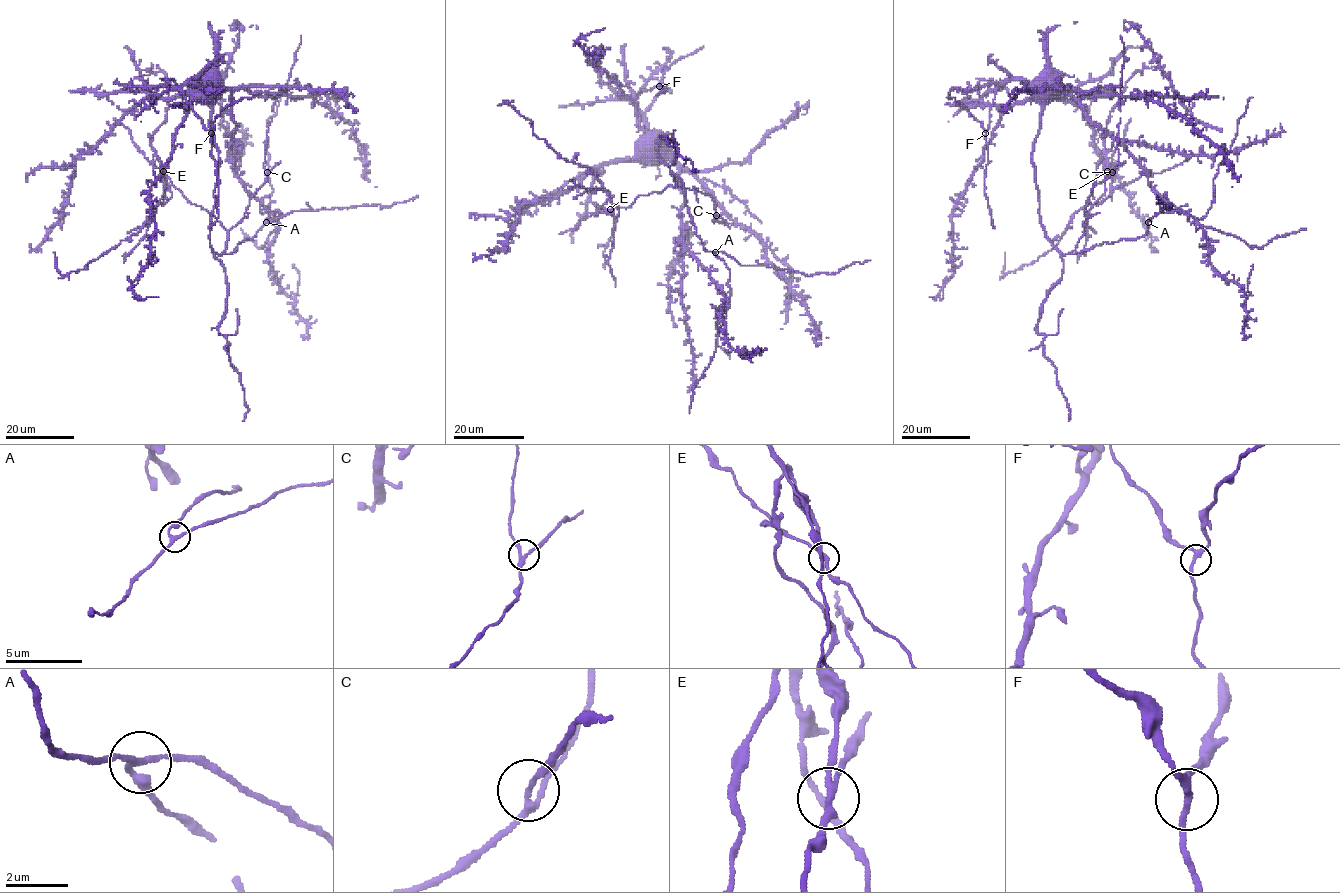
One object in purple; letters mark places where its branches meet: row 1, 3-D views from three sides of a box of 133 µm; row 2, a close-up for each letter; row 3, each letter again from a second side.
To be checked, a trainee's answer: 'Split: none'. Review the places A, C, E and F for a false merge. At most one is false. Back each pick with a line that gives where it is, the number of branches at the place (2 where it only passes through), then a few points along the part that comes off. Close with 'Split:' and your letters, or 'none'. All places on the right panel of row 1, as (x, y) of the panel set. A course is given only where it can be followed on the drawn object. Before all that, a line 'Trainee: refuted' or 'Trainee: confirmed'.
Trainee: refuted
E: place (1107, 171); branches 3; course (1107, 172), (1105, 152), (1086, 205), (1071, 217), (1055, 246), (1031, 264), (1003, 276), (1004, 252)
Split: E

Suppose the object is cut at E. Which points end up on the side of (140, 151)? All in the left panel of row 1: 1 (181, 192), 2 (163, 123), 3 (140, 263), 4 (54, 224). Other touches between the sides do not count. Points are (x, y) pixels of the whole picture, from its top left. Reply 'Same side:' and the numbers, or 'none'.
Same side: 1, 3, 4

